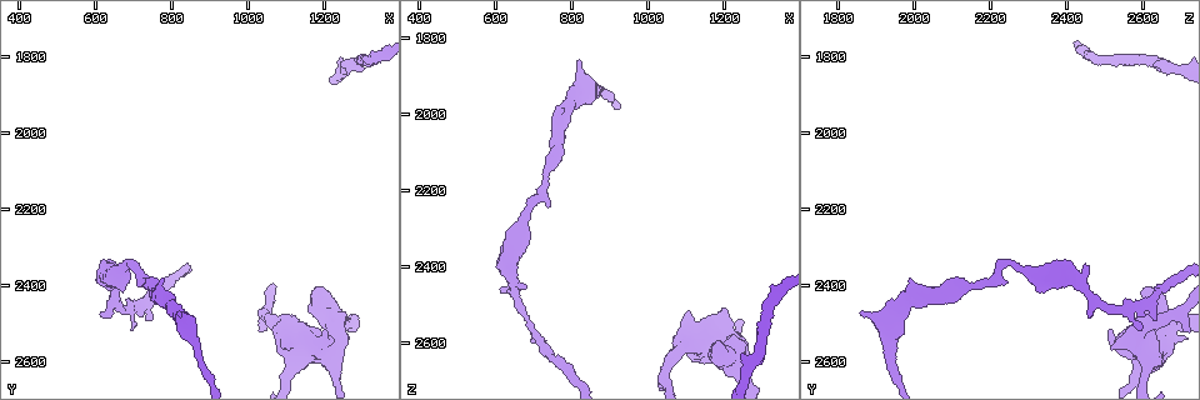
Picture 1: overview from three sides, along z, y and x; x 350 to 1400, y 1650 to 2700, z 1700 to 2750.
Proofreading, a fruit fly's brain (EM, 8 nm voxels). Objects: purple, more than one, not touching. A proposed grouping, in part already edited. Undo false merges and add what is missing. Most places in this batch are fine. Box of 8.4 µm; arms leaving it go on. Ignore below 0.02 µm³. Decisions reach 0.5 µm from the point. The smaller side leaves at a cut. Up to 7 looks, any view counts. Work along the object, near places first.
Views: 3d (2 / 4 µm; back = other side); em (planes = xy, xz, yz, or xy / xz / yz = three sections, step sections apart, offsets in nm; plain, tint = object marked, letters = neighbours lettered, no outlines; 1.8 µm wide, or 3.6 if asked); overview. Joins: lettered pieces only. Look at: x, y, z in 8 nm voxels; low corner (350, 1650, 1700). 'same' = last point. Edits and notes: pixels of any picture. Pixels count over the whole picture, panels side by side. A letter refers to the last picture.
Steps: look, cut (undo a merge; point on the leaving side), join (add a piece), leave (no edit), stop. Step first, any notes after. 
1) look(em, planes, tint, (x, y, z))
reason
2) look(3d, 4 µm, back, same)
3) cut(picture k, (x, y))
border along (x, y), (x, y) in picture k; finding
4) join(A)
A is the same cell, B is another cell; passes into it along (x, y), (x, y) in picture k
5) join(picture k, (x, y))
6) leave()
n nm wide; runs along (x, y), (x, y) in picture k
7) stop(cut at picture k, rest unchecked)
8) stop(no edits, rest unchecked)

look(em, planes, letters, (635, 2480, 2465))
an open end

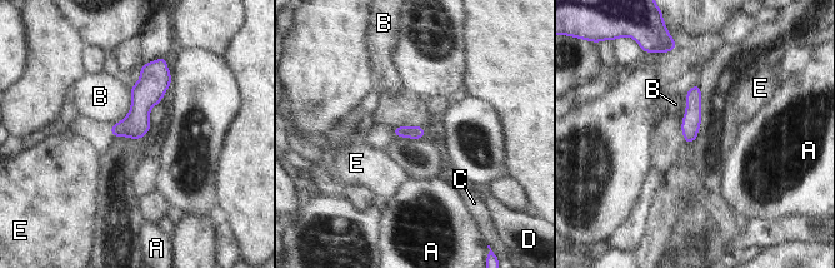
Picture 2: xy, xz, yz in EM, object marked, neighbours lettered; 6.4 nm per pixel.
leave()
A, B, C, D and E are other cells; runs along (154, 65), (140, 110), (116, 133) in picture 2; none of them fits

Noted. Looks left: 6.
look(em, planes, letters, (820, 2480, 1860))
branch stops here

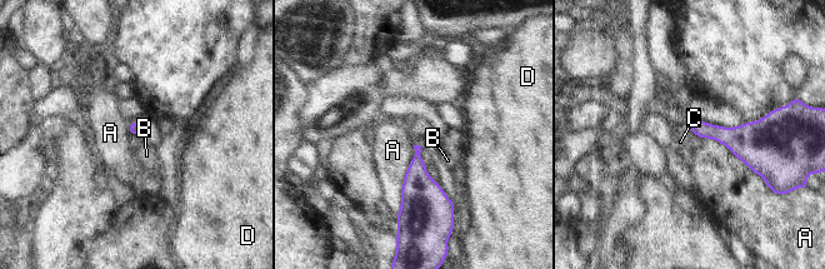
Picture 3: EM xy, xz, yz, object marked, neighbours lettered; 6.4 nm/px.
leave()
A, B, C and D are other cells; border along (689, 128), (693, 134) in picture 3; none of them fits

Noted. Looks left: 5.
look(em, xz, step 16, letters, (1195, 2515, 2515))
free end

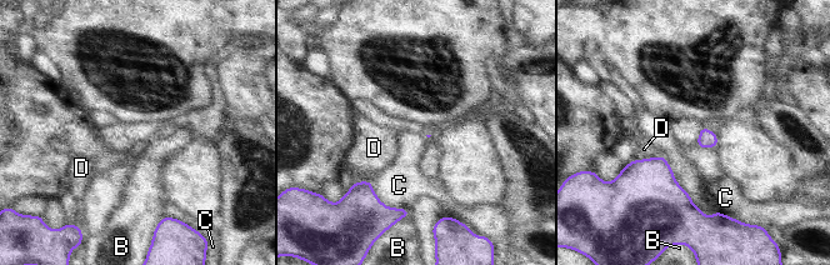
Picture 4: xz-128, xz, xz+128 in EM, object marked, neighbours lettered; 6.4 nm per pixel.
leave()
B, C and D are other cells; border along (370, 181), (385, 205), (409, 210) in picture 4; no lettered piece goes on from it

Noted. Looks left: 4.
stop(no edits, rest unchecked)

